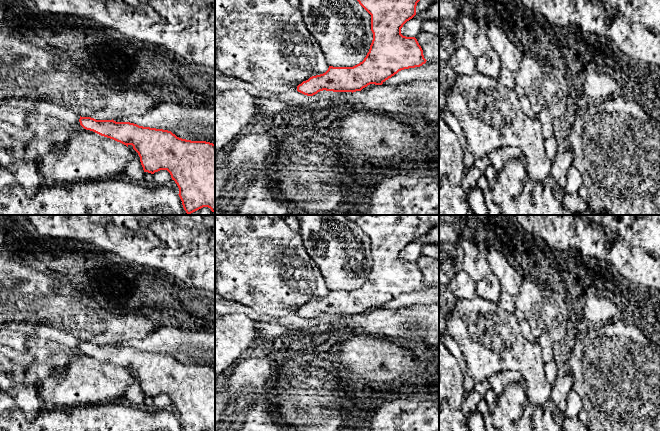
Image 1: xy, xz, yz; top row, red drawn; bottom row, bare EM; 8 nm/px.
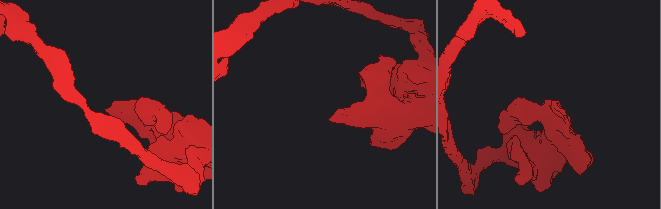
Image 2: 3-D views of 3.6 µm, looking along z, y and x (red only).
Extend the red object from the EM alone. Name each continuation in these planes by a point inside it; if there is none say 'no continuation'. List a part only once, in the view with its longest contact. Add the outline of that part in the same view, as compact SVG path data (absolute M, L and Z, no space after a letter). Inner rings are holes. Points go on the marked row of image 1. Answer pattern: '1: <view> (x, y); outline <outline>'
no continuation

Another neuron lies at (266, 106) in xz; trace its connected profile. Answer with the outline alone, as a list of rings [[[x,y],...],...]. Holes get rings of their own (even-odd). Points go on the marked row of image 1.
[[[320,91],[313,95],[317,101],[308,105],[294,105],[291,103],[282,103],[273,99],[256,98],[256,110],[257,113],[263,113],[267,115],[271,114],[285,114],[286,112],[308,112],[314,113],[320,110],[327,109],[330,106],[332,99],[345,97],[352,92],[333,92],[333,91]]]

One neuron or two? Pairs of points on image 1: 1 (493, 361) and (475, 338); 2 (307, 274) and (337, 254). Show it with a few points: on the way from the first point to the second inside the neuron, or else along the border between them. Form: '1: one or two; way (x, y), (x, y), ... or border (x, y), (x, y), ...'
1: one; way (492, 355), (481, 344)
2: two; border (305, 247), (308, 255), (318, 267), (328, 288)

